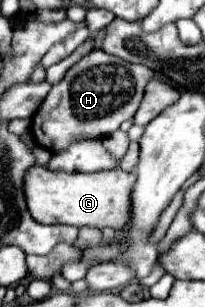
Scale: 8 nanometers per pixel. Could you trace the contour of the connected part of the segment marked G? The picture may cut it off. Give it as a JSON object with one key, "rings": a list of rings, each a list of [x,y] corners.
{"rings":[[[35,165],[25,175],[25,201],[35,221],[39,223],[63,223],[73,227],[111,227],[121,231],[129,223],[129,191],[133,189],[135,173],[127,173],[119,167],[97,173],[63,173],[49,171]]]}

